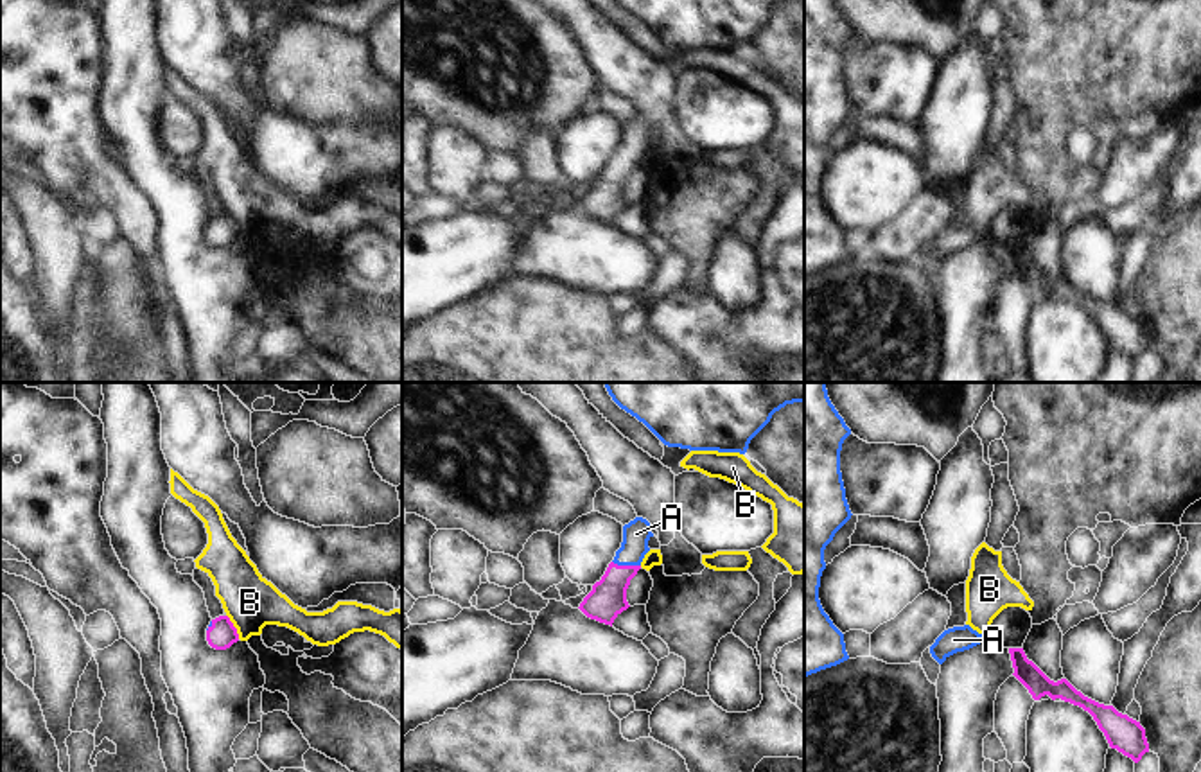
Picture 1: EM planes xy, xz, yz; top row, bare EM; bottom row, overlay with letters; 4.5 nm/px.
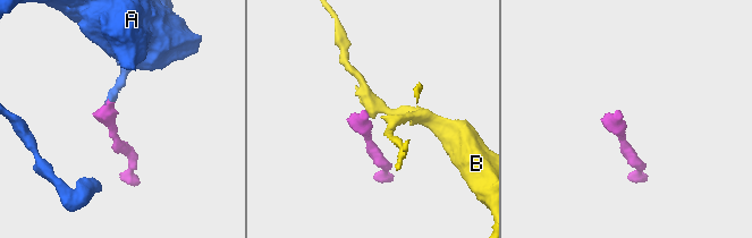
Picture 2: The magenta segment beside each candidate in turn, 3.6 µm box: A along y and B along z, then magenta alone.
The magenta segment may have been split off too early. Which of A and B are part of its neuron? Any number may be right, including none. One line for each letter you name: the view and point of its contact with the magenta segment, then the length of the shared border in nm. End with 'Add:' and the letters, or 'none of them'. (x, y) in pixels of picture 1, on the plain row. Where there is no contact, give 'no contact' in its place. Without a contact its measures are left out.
A: xz (627, 164) | 130 nm
Add: A

